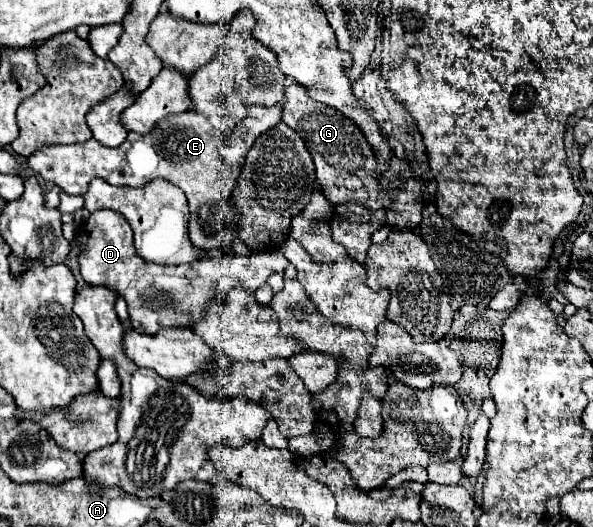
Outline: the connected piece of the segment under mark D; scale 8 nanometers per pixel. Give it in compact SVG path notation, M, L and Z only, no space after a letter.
M94 211L90 215L90 219L84 225L78 227L76 237L82 239L82 243L84 243L84 251L78 257L82 277L88 283L94 283L94 285L108 285L120 297L124 297L124 301L128 303L132 329L136 329L136 331L140 331L144 335L156 335L164 327L186 327L188 329L194 323L198 323L198 319L202 319L202 315L208 313L206 309L210 307L210 303L214 299L218 299L222 303L222 299L226 299L228 291L238 287L238 285L242 285L246 291L256 291L258 287L266 285L266 279L274 271L284 271L286 265L288 265L288 261L282 259L280 251L256 251L250 257L236 257L236 255L204 257L200 261L186 263L186 265L150 263L150 261L144 261L142 257L138 257L138 253L134 251L130 225L116 211Z

